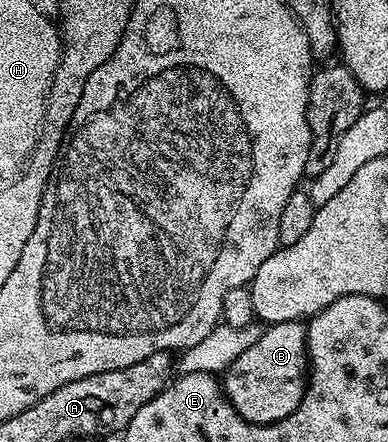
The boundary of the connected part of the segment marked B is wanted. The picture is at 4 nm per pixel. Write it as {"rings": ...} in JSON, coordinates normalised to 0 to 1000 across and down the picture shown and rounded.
{"rings":[[[773,724],[722,729],[693,735],[683,747],[657,758],[655,771],[634,781],[634,790],[613,799],[608,819],[582,824],[582,853],[570,853],[567,867],[577,894],[593,916],[644,959],[709,959],[716,950],[742,946],[773,919],[789,889],[794,857],[794,808],[789,801],[789,733]]]}

